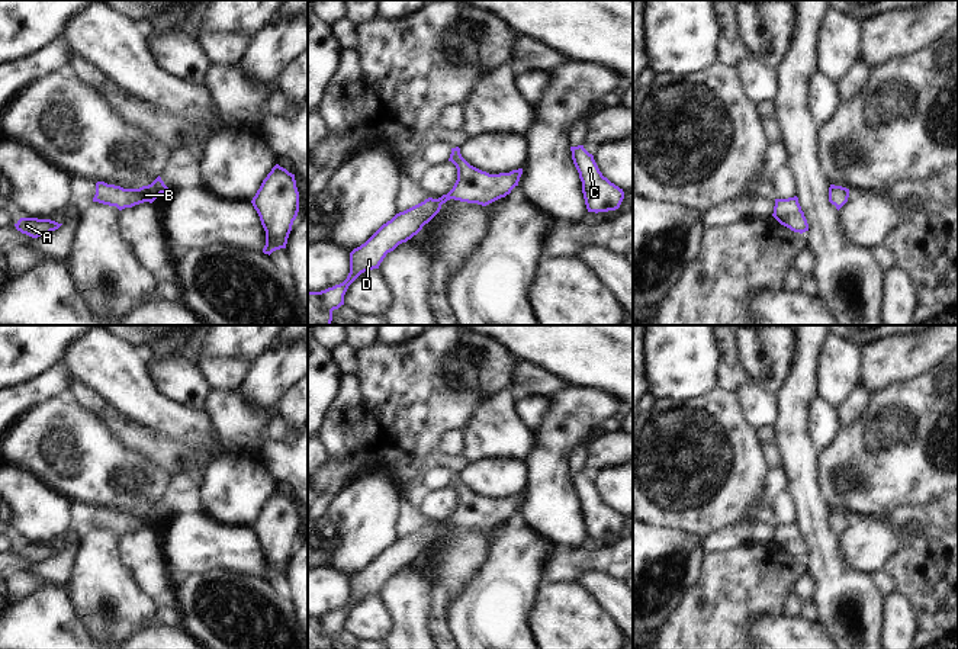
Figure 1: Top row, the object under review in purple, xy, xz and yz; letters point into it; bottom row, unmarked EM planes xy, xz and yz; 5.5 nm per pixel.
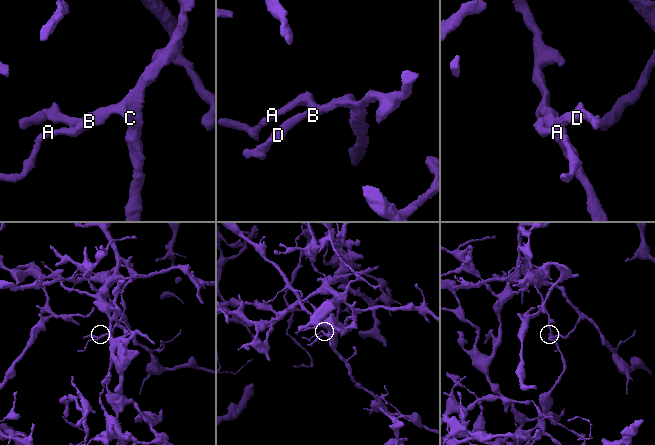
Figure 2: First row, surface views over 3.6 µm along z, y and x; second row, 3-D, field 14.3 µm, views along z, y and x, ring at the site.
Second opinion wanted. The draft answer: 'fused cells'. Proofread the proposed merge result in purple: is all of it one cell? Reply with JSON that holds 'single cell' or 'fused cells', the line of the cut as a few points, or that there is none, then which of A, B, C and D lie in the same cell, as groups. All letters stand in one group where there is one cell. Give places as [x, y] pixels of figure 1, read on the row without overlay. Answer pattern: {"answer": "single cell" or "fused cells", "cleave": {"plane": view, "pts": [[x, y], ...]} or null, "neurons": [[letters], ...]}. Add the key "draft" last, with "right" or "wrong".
{"answer": "single cell", "cleave": null, "neurons": [["A", "B", "C", "D"]], "draft": "wrong"}

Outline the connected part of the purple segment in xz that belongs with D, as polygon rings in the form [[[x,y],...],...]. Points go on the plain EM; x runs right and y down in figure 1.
[[[451,473],[449,486],[457,494],[457,505],[453,514],[438,524],[428,523],[424,527],[396,539],[383,549],[364,569],[350,578],[350,598],[347,604],[321,617],[308,617],[308,649],[331,649],[332,636],[344,630],[348,611],[364,597],[379,594],[388,578],[399,569],[417,560],[450,524],[486,531],[505,523],[518,511],[523,494],[509,498],[489,499],[470,491],[460,479],[460,473]]]

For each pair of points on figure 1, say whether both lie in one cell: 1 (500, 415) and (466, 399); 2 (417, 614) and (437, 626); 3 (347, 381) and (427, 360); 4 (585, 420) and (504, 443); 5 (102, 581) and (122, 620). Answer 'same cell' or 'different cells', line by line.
1: different cells
2: different cells
3: different cells
4: different cells
5: same cell

